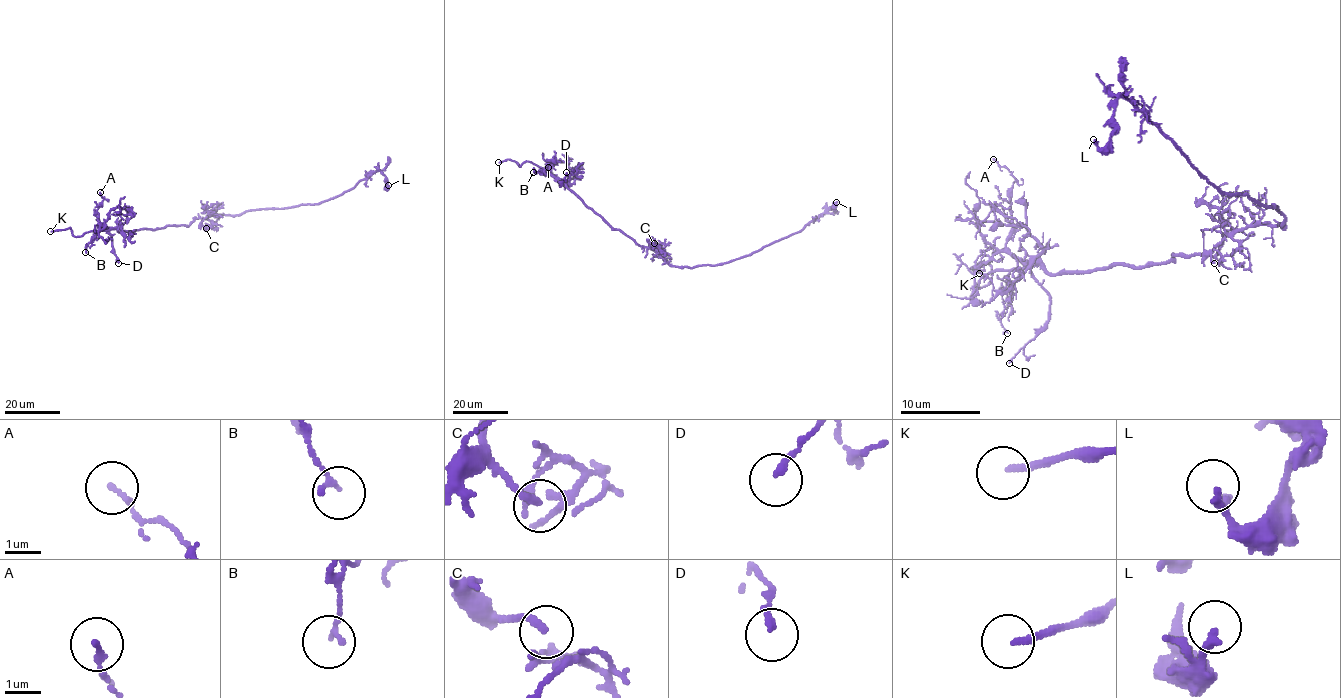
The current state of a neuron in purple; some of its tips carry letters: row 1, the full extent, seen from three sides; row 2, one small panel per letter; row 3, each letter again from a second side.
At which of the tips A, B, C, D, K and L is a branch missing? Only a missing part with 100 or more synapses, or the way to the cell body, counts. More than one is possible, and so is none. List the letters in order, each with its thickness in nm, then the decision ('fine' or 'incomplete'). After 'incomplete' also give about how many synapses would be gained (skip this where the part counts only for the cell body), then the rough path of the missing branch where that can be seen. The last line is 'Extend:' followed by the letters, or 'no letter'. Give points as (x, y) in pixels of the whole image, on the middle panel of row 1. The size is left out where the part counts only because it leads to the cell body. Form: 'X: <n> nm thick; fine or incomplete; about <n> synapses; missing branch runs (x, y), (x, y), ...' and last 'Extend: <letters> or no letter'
A: 140 nm thick; fine
B: 140 nm thick; fine
C: 130 nm thick; fine
D: 180 nm thick; fine
K: 180 nm thick; incomplete; missing branch runs (498, 162), (462, 195)
L: 140 nm thick; fine
Extend: K

